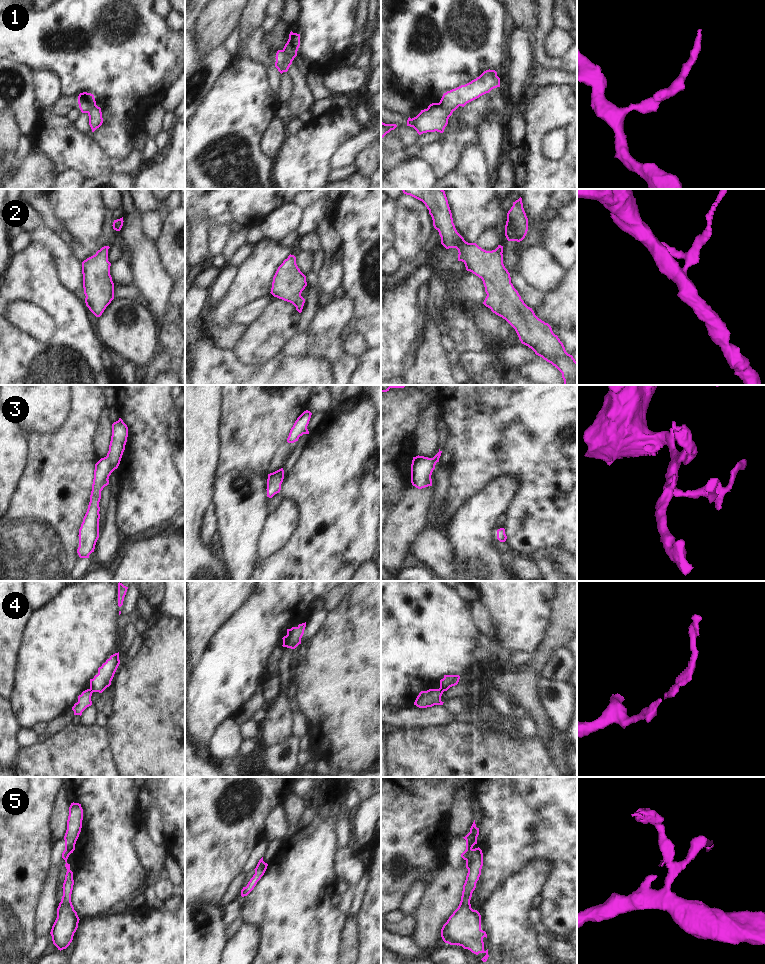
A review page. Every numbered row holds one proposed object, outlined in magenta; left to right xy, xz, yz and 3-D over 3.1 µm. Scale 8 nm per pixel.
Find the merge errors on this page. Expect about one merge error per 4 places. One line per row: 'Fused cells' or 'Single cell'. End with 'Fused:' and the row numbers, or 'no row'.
1: Fused cells
2: Single cell
3: Single cell
4: Fused cells
5: Fused cells
Fused: 1, 4, 5

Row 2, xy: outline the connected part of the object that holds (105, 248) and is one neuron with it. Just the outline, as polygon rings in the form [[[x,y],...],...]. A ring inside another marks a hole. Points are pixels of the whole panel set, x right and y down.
[[[104,246],[95,255],[82,262],[85,303],[89,310],[100,317],[114,299],[114,283],[108,261],[109,246]]]

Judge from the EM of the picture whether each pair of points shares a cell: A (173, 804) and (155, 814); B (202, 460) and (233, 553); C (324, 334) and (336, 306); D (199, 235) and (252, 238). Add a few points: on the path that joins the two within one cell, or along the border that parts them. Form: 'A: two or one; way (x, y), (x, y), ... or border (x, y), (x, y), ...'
A: two; border (156, 788), (156, 803), (160, 811), (163, 834)
B: two; border (217, 476), (214, 482), (212, 503)
C: one; way (325, 327), (336, 313)
D: two; border (259, 224), (248, 229)

